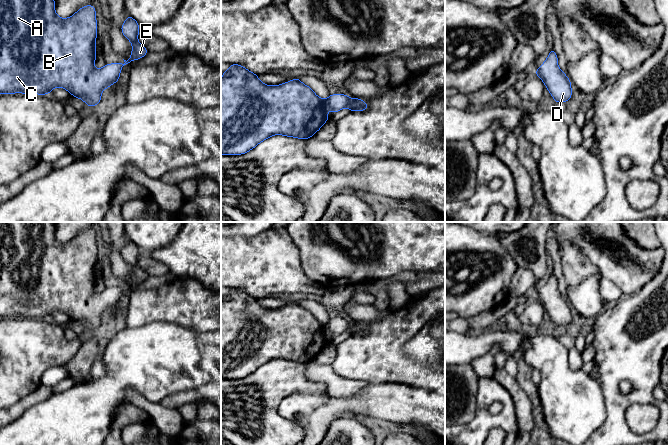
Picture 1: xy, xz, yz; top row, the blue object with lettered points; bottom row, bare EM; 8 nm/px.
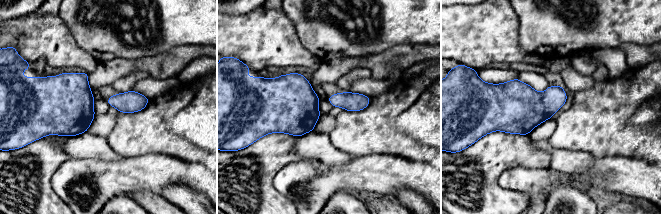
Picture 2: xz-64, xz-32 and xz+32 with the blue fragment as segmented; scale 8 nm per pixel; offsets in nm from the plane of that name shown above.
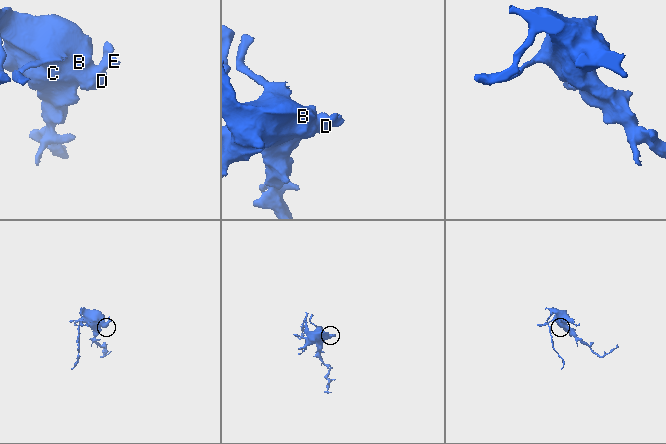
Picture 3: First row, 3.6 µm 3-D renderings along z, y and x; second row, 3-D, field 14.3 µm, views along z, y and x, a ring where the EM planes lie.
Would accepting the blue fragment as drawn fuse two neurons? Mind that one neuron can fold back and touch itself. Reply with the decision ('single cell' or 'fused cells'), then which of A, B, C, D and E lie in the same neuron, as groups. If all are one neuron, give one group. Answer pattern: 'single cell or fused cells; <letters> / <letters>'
single cell; A B C D E

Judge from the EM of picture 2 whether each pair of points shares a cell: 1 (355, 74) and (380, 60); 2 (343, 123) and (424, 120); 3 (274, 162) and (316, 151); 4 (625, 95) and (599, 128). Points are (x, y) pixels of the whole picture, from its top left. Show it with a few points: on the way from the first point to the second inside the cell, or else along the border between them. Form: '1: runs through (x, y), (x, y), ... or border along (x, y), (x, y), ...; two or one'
1: border along (344, 76), (358, 67), (366, 67), (373, 76); two
2: border along (412, 104), (396, 121), (396, 127), (411, 137); two
3: border along (297, 137), (294, 149), (303, 158); two
4: runs through (617, 103), (600, 120); one

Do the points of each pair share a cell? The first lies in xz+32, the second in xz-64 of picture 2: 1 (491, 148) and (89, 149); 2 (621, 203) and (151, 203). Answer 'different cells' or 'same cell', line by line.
1: different cells
2: same cell

